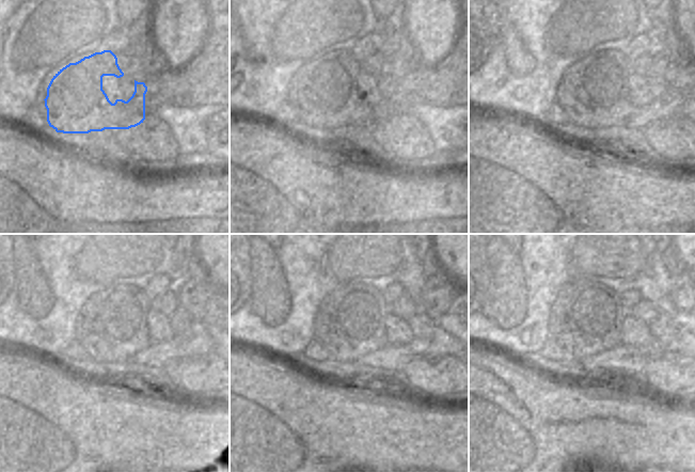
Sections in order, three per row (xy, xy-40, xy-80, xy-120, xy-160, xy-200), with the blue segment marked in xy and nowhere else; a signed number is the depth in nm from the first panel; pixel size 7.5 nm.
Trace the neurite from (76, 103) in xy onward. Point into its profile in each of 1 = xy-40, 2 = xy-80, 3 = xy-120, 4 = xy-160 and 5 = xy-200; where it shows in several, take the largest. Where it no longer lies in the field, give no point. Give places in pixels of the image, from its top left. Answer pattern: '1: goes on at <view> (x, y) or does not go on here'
1: goes on at xy-40 (331, 92)
2: goes on at xy-80 (593, 92)
3: goes on at xy-120 (111, 326)
4: goes on at xy-160 (349, 323)
5: goes on at xy-200 (586, 317)

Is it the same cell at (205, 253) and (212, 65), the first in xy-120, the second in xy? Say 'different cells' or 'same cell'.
different cells

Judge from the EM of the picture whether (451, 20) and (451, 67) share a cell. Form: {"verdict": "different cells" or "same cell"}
{"verdict": "different cells"}

